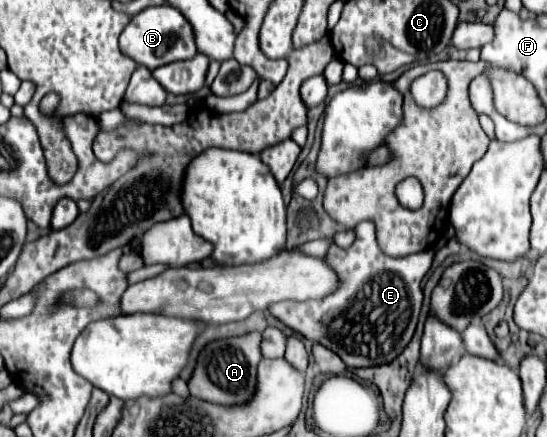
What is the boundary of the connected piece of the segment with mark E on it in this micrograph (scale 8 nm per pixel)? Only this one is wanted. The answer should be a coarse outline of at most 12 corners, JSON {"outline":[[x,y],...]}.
{"outline":[[373,221],[325,259],[341,289],[269,311],[351,369],[409,345],[435,251],[389,257]]}

